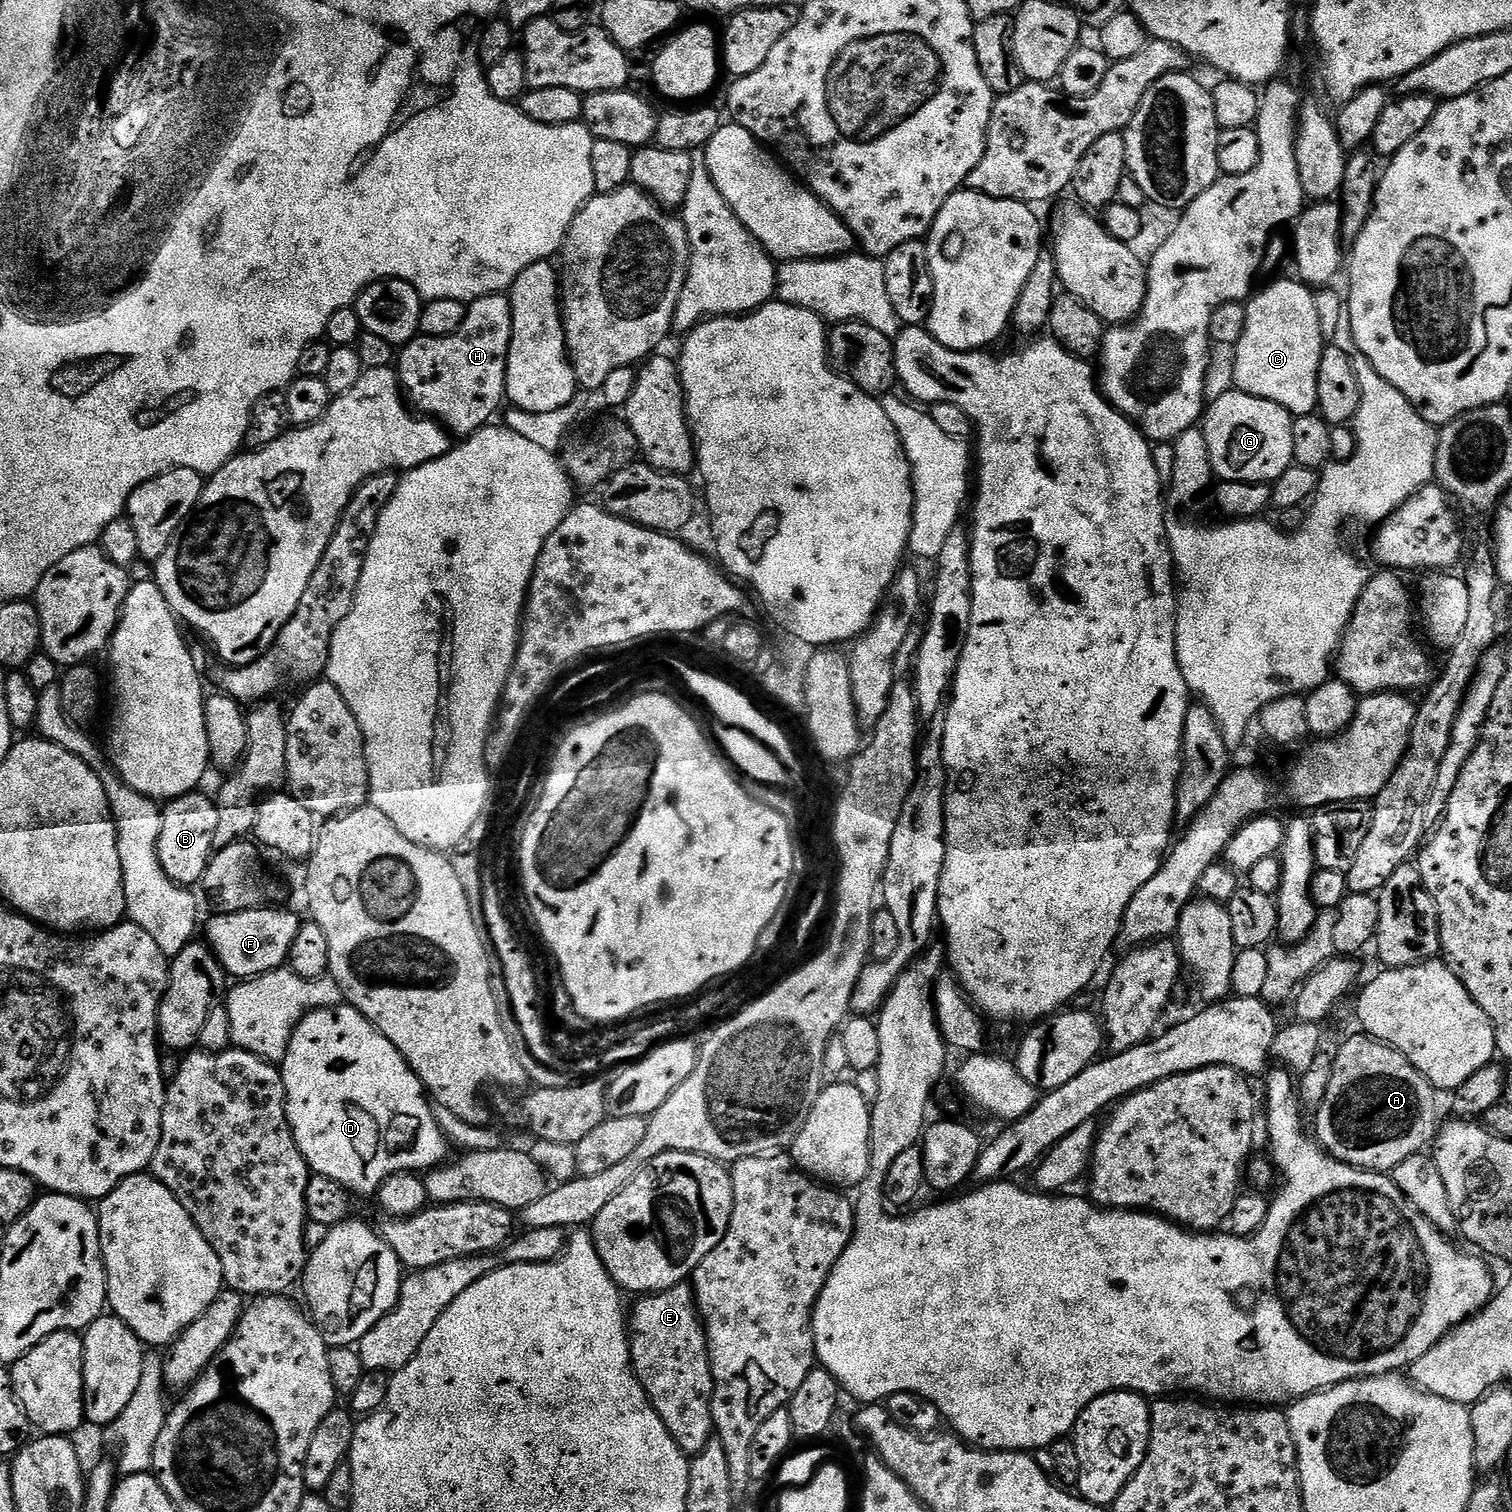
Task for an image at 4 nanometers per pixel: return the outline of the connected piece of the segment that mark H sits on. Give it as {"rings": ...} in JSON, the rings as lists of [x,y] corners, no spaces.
{"rings":[[[497,294],[494,296],[483,296],[468,304],[468,313],[462,322],[462,326],[454,334],[449,336],[425,336],[417,335],[416,339],[403,345],[398,352],[398,375],[400,387],[406,393],[406,400],[417,413],[429,418],[435,418],[448,429],[449,433],[456,438],[467,438],[473,436],[475,432],[481,432],[483,428],[489,427],[493,423],[492,415],[500,408],[500,403],[505,403],[508,391],[508,355],[510,354],[510,338],[514,330],[514,318],[512,317],[512,301],[507,295]]]}

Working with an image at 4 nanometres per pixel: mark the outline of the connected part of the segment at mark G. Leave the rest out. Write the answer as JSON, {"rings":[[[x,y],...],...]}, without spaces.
{"rings":[[[1239,390],[1231,391],[1222,393],[1213,404],[1211,401],[1202,417],[1202,431],[1213,473],[1224,482],[1274,482],[1294,464],[1294,417],[1278,406],[1278,402],[1263,400]]]}

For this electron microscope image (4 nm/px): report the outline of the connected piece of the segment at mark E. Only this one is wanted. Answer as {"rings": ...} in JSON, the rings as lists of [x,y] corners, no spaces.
{"rings":[[[685,1282],[665,1292],[641,1295],[637,1300],[640,1301],[630,1308],[632,1369],[658,1418],[662,1418],[666,1430],[670,1430],[674,1442],[689,1457],[696,1456],[714,1439],[712,1363],[708,1357],[708,1337],[704,1334],[704,1321],[700,1319],[700,1310],[696,1306],[696,1294],[692,1291],[691,1283]]]}

